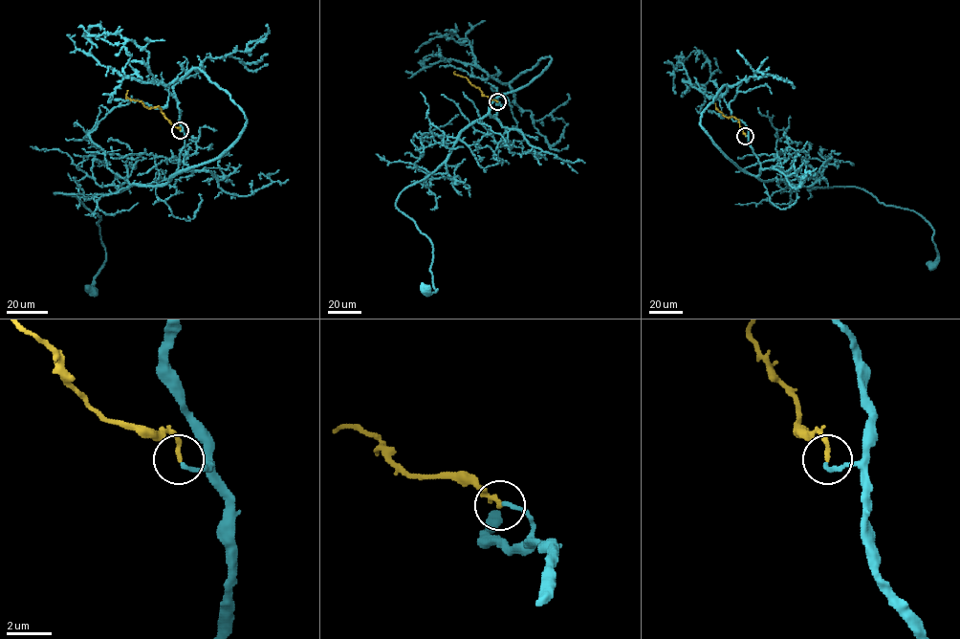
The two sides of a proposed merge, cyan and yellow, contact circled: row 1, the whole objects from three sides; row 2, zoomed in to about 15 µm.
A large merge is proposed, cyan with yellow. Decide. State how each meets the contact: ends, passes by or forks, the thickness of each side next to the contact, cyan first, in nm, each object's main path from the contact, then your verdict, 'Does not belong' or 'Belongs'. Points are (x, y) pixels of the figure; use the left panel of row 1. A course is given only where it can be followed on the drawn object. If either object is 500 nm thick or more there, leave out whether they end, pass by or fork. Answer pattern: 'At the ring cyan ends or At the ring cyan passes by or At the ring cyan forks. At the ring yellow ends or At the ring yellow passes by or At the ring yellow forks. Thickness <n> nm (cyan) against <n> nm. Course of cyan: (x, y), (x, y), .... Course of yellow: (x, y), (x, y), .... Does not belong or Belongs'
At the ring cyan ends. At the ring yellow ends. Thickness 190 nm (cyan) against 200 nm. Course of cyan: (180, 130), (178, 170), (165, 183), (54, 193), (76, 196), (100, 216), (106, 261), (91, 290). Course of yellow: (180, 130), (172, 124), (158, 106), (147, 108), (141, 100), (127, 98), (127, 90). Belongs

